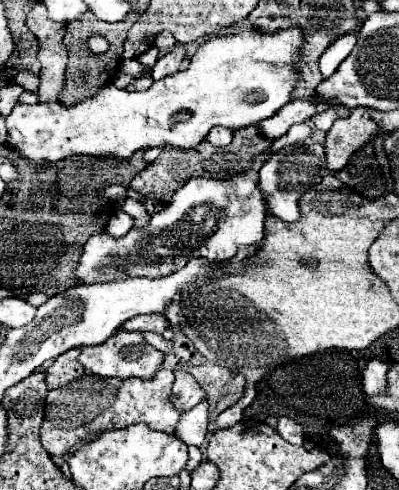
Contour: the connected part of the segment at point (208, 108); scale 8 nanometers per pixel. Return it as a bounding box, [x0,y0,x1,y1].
[6,28,302,168]

